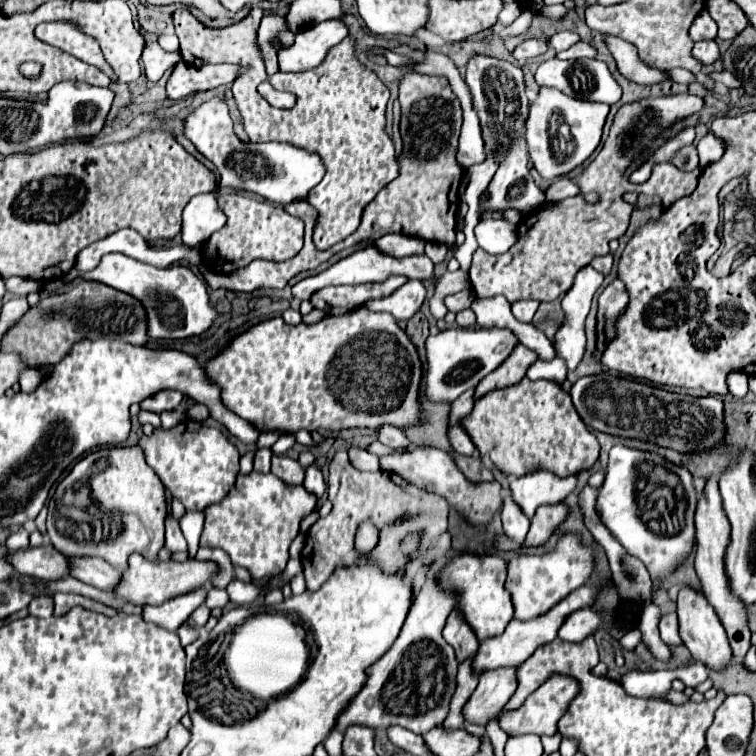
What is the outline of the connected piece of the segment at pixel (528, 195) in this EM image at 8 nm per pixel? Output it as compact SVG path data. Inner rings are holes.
M518 137L512 141L510 149L506 151L498 173L492 177L488 189L480 195L480 213L484 211L500 211L504 213L506 209L516 209L516 211L526 211L526 207L534 207L546 201L546 195L534 185L534 179L528 171L528 149L526 141L518 141Z

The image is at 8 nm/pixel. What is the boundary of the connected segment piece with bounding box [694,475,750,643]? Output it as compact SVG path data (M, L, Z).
M710 475L706 479L706 487L704 487L702 495L698 497L694 523L696 523L696 573L702 581L702 591L706 593L708 603L716 609L716 615L720 617L720 621L726 629L726 635L730 635L730 639L746 639L742 643L750 643L746 607L742 605L742 601L738 601L734 597L734 593L730 593L728 577L724 573L724 553L726 553L726 545L730 541L730 525L728 525L728 517L722 509L722 501L720 501L718 477L714 477L714 475Z

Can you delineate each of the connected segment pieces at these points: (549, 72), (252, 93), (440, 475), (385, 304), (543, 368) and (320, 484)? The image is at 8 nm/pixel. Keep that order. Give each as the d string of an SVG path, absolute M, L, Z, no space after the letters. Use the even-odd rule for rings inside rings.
M548 59L544 61L538 69L536 69L536 83L540 87L554 87L560 89L562 93L566 93L568 97L574 99L584 99L584 101L600 101L600 103L608 103L614 105L616 101L620 101L622 89L620 85L614 81L614 77L610 75L606 63L592 59L592 69L590 69L590 61L582 59L582 61L560 61L560 59Z
M252 5L250 13L242 21L222 29L206 27L184 7L176 9L172 19L180 39L180 55L188 65L238 65L232 93L250 141L286 141L322 157L326 175L308 195L308 203L320 211L318 225L314 229L316 247L328 249L354 233L360 225L364 207L378 195L382 187L398 177L394 143L386 133L386 103L390 93L374 71L356 59L356 39L348 35L342 43L332 47L324 61L314 69L276 73L270 77L280 91L292 91L298 97L292 109L274 109L256 91L262 79L266 79L264 61L256 41L262 7Z
M410 449L404 453L390 453L380 457L380 467L390 473L398 473L402 479L434 491L442 495L450 507L454 507L458 513L462 513L470 523L488 523L492 515L500 513L502 509L502 497L500 497L500 485L496 481L492 483L470 483L462 471L456 467L452 457L440 449Z
M408 281L406 285L398 287L392 295L376 301L368 301L364 307L372 311L388 311L394 315L396 321L410 319L424 303L426 287L422 281Z
M556 355L554 359L550 361L542 361L538 359L526 373L528 379L536 381L536 379L548 379L548 381L554 381L558 385L562 385L568 377L568 369L566 369L566 363L562 363L562 359Z
M310 465L308 469L306 469L306 479L304 479L304 489L308 491L308 493L314 493L318 499L324 495L324 491L326 491L326 483L324 483L324 479L322 479L322 473L320 473L320 469L316 467L316 465Z

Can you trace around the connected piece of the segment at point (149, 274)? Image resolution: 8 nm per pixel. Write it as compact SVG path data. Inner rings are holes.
M110 253L110 255L102 257L98 267L92 269L90 273L78 273L76 269L70 269L70 273L66 273L64 281L74 281L74 279L98 281L98 283L104 283L122 293L130 293L130 297L142 301L142 305L146 309L146 317L148 317L148 337L150 339L200 337L218 319L218 311L210 305L202 277L198 277L192 269L182 267L182 265L158 269L158 267L146 265L142 261L130 259L122 253Z

